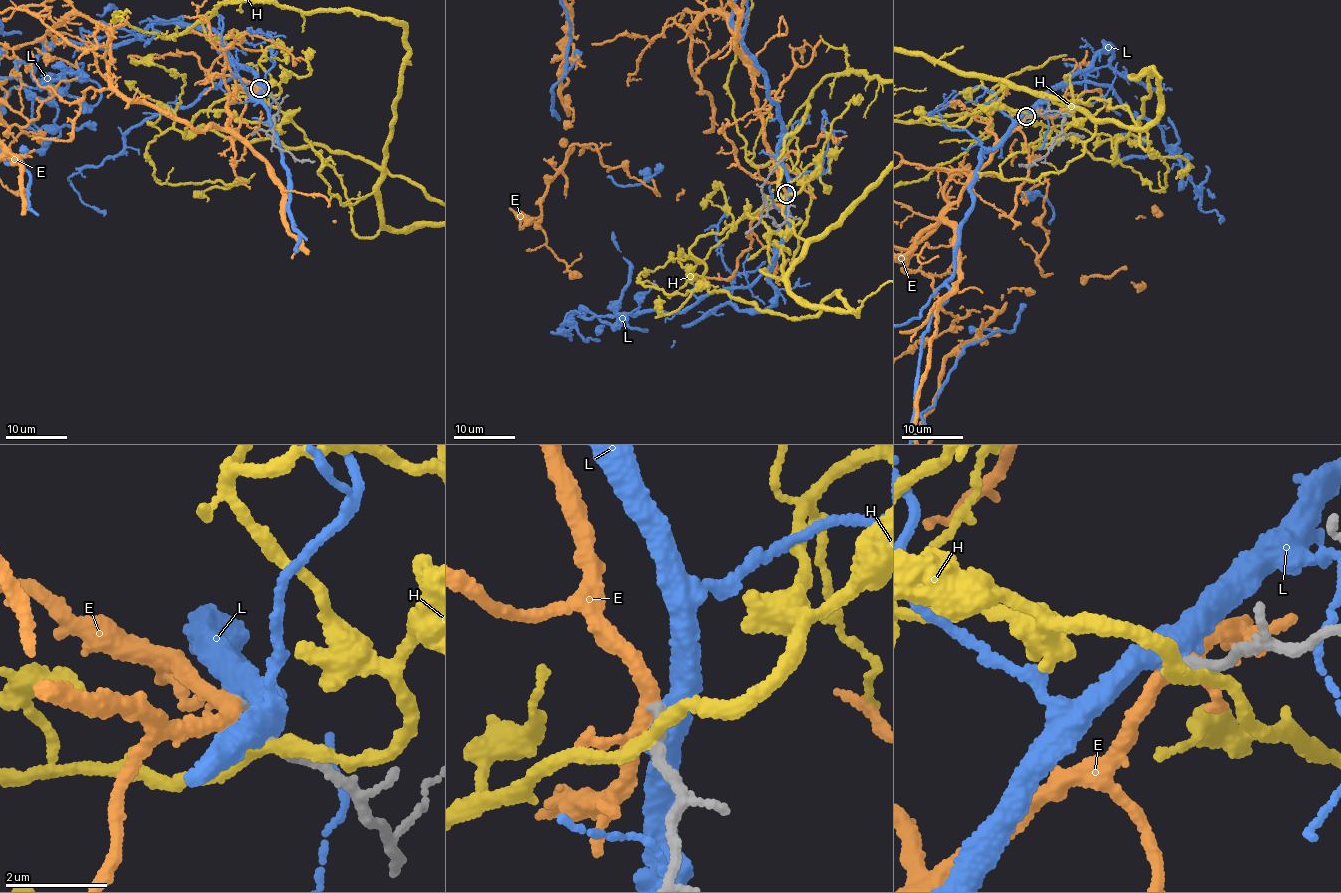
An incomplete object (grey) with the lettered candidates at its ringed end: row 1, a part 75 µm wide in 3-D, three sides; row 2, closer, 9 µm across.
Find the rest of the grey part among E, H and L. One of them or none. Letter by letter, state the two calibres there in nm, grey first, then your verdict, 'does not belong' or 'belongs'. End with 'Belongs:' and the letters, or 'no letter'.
E: 200 nm thick on the grey side, 220 nm on the other; belongs
H: 200 nm thick on the grey side, 260 nm on the other; does not belong
L: 200 nm thick on the grey side, 460 nm on the other; does not belong
Belongs: E

